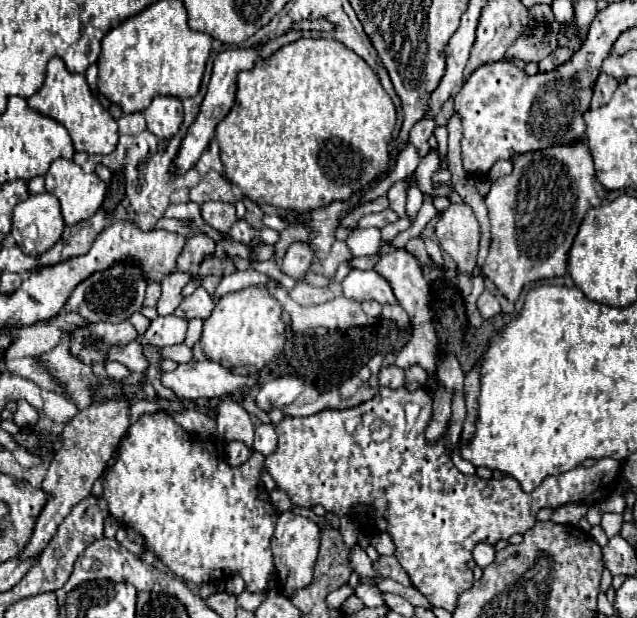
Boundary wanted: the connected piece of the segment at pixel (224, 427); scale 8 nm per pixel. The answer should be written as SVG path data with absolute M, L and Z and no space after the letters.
M222 400L218 404L218 432L224 440L240 440L246 446L252 448L254 438L254 424L250 420L250 414L234 400Z

